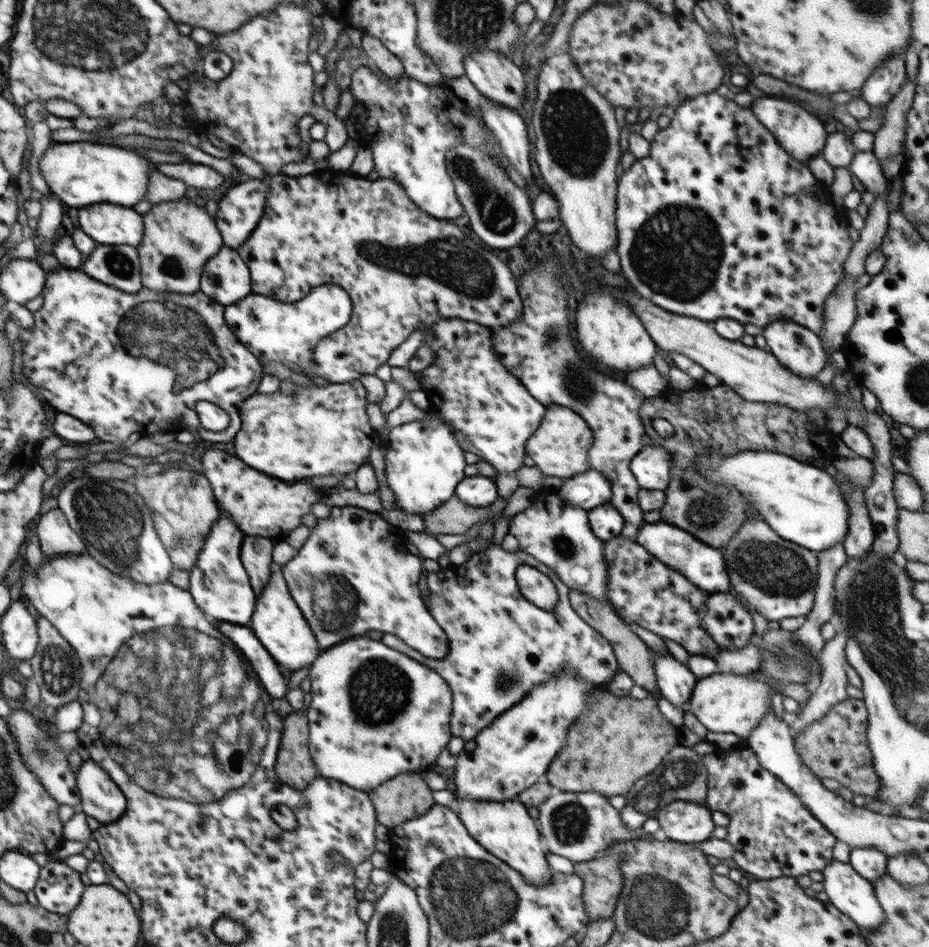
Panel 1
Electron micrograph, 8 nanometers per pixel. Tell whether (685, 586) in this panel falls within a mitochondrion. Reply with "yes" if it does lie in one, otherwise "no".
no

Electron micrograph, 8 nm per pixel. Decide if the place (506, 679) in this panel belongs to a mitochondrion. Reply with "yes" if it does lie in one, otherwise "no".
yes

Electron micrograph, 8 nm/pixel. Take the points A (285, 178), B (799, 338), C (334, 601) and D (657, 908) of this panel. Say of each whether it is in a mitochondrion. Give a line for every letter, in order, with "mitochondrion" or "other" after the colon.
A: other
B: other
C: mitochondrion
D: mitochondrion

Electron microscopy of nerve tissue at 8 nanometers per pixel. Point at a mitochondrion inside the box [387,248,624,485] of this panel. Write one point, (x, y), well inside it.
(577, 381)

